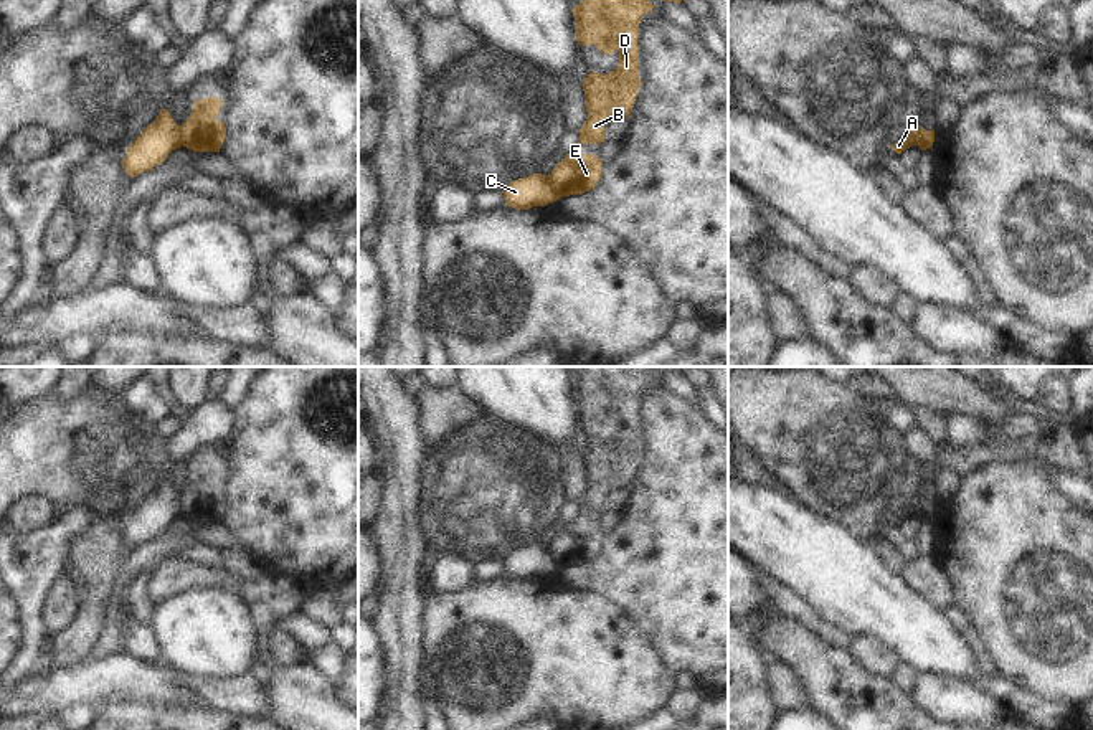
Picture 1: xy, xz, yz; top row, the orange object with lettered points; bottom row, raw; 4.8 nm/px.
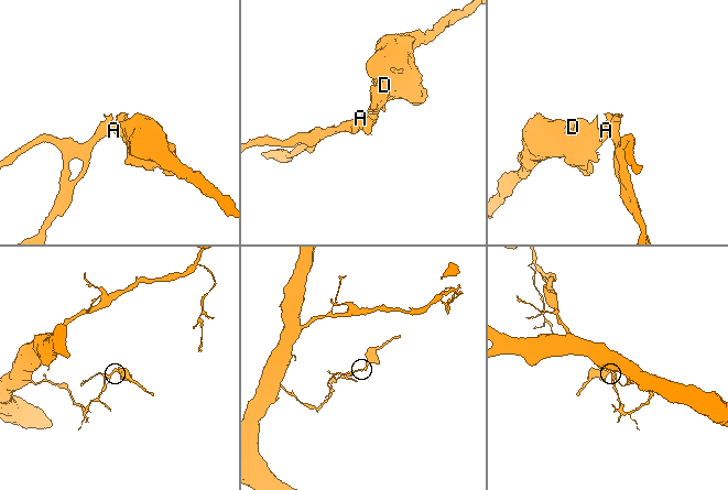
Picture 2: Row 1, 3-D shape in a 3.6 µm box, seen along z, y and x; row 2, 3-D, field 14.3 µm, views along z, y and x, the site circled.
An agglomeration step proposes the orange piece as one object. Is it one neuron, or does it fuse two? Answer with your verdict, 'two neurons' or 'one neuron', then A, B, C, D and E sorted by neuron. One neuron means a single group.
two neurons | A B D E / C

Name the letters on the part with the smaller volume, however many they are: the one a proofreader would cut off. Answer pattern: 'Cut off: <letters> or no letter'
Cut off: A, B, D, E

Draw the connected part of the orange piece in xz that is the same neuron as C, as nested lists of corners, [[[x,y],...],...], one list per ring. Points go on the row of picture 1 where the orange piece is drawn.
[[[533,173],[518,180],[512,180],[504,190],[505,205],[515,210],[528,210],[532,206],[545,206],[560,200],[545,175]]]

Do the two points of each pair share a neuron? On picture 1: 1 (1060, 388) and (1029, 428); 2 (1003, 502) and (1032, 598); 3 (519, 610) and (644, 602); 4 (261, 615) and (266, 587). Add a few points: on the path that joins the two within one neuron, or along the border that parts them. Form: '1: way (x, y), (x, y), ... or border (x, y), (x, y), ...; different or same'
1: border (1037, 408), (1049, 415), (1067, 418); different
2: way (1011, 526), (1014, 565), (1024, 575); same
3: border (577, 588), (603, 595), (638, 633); different
4: way (266, 608), (266, 593); same

